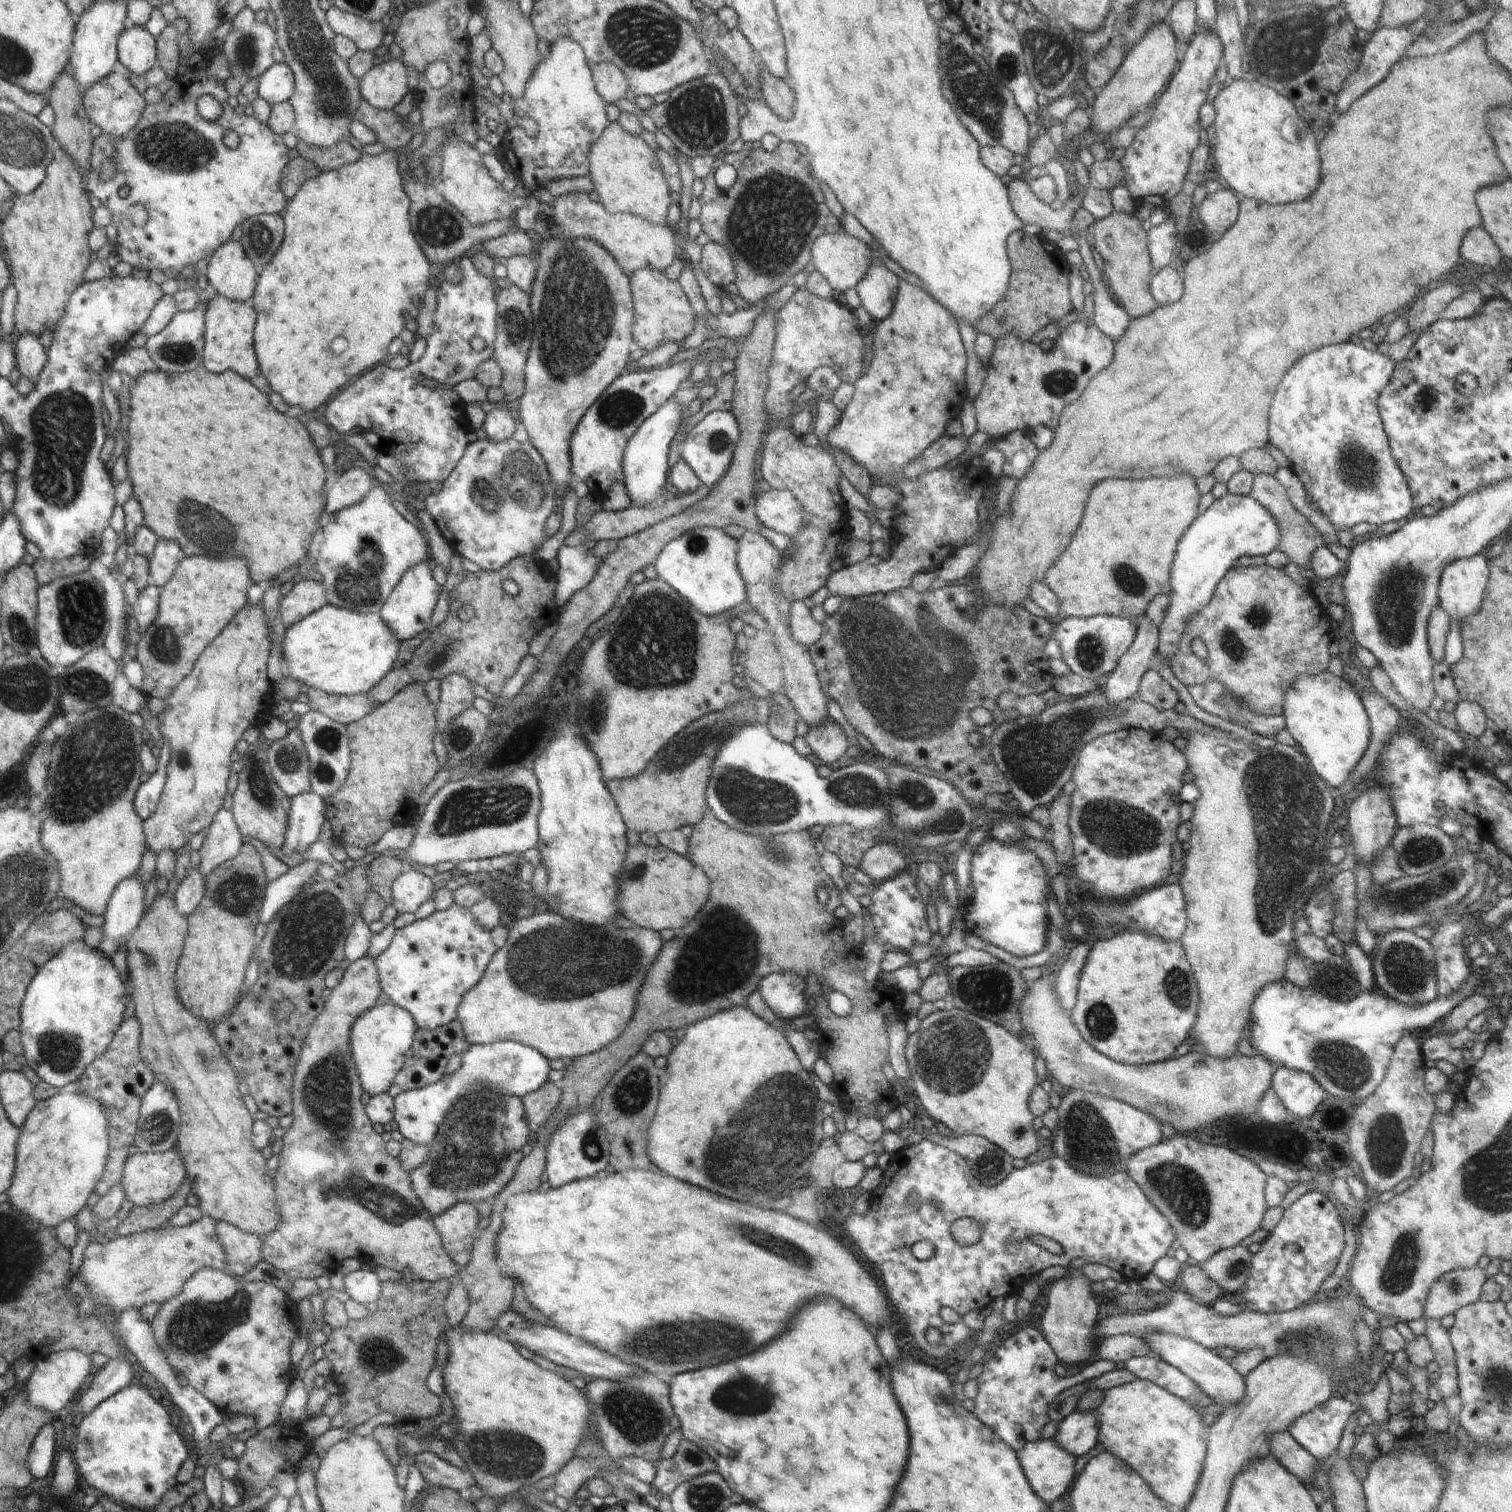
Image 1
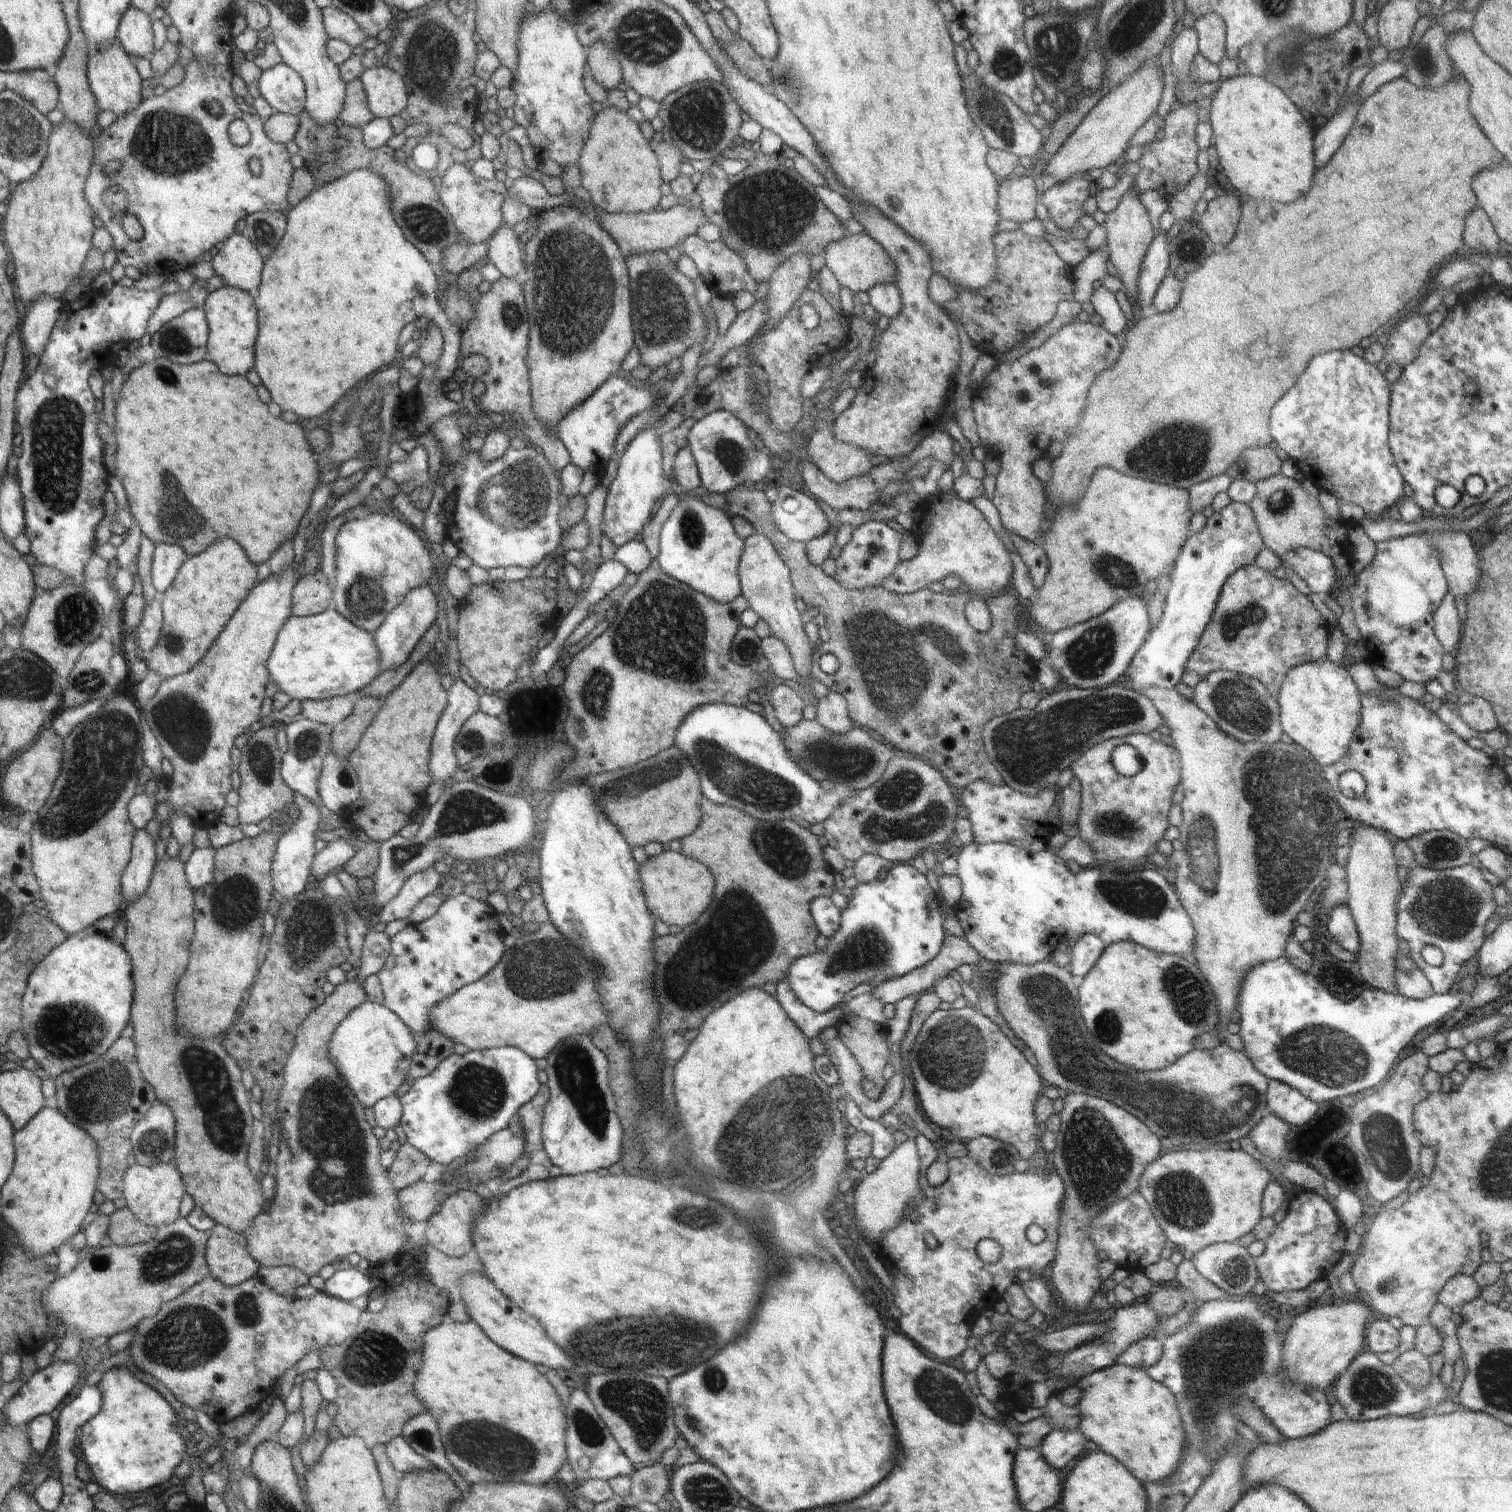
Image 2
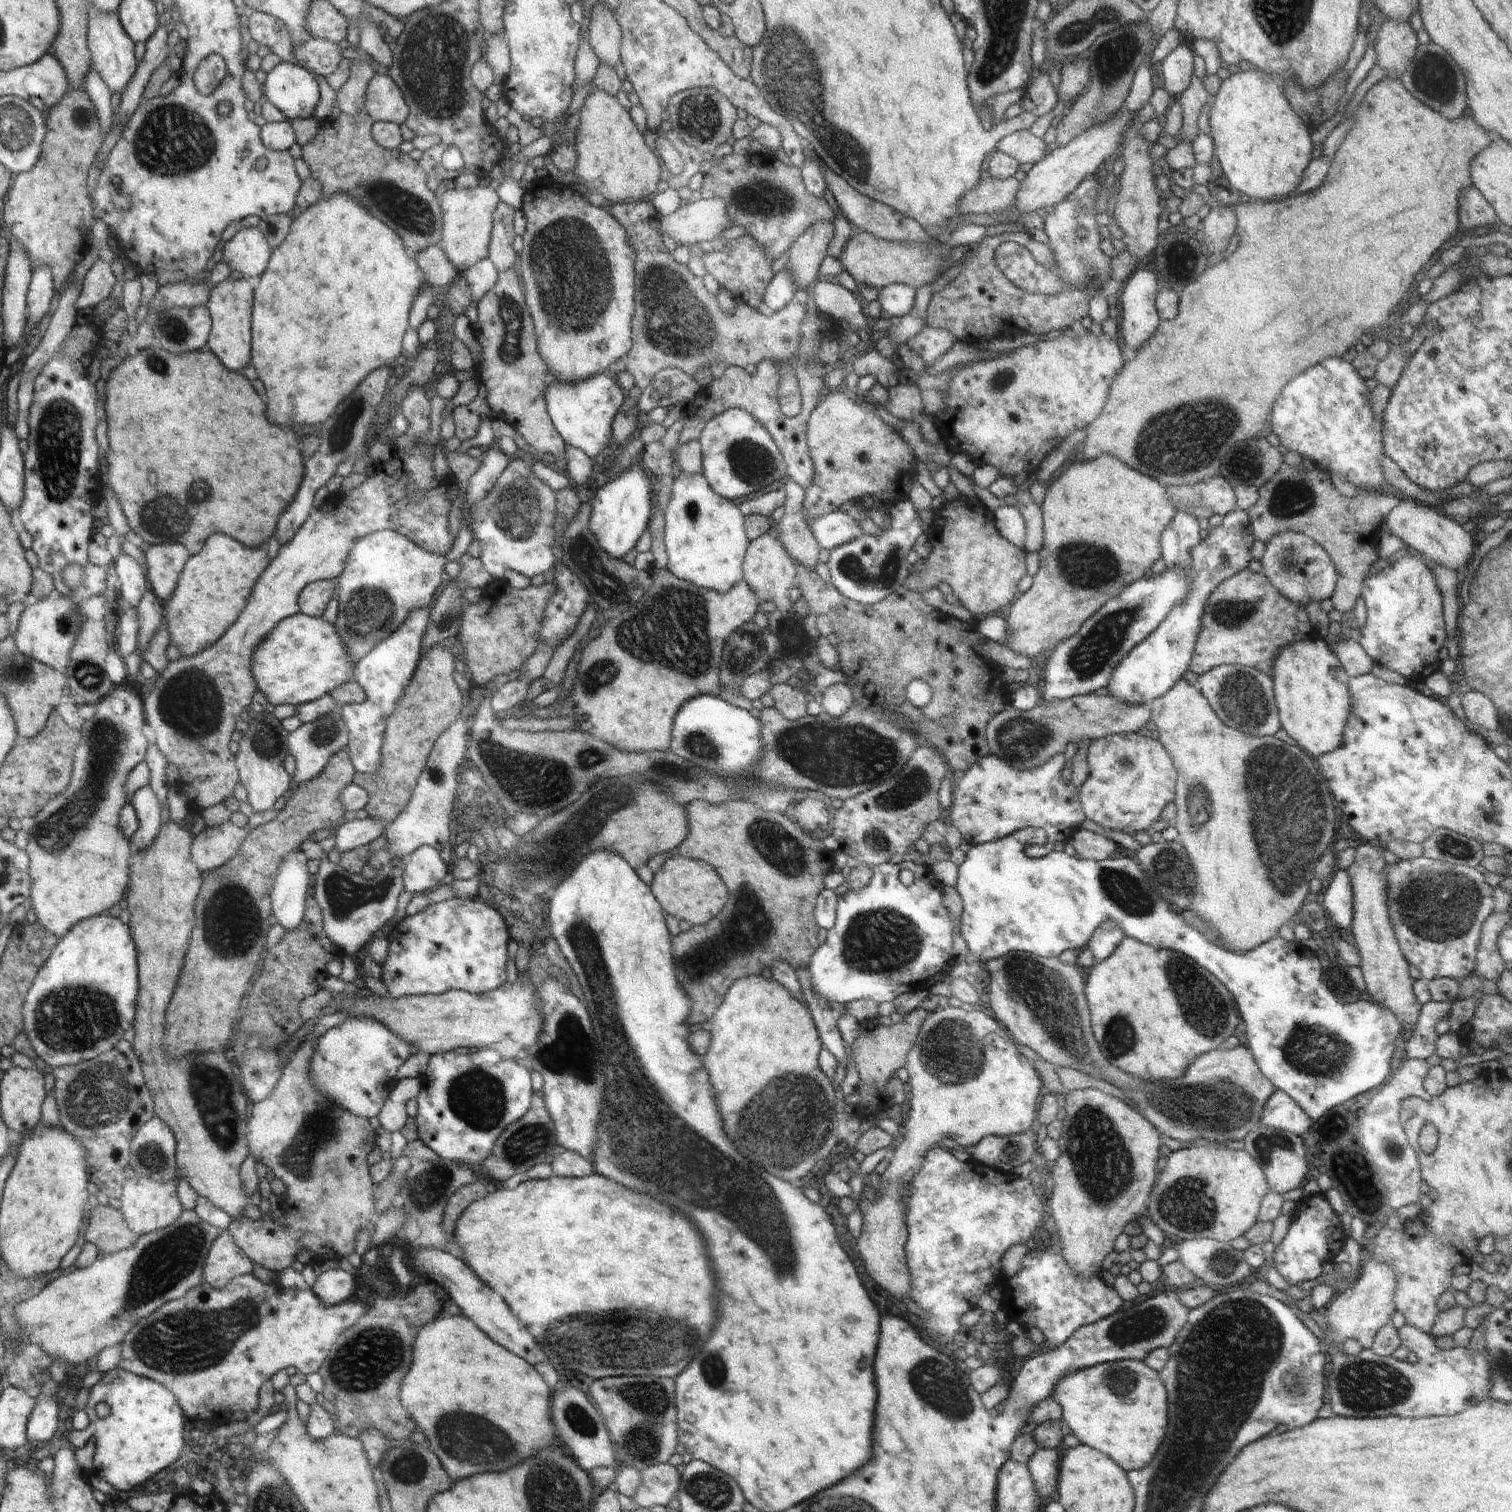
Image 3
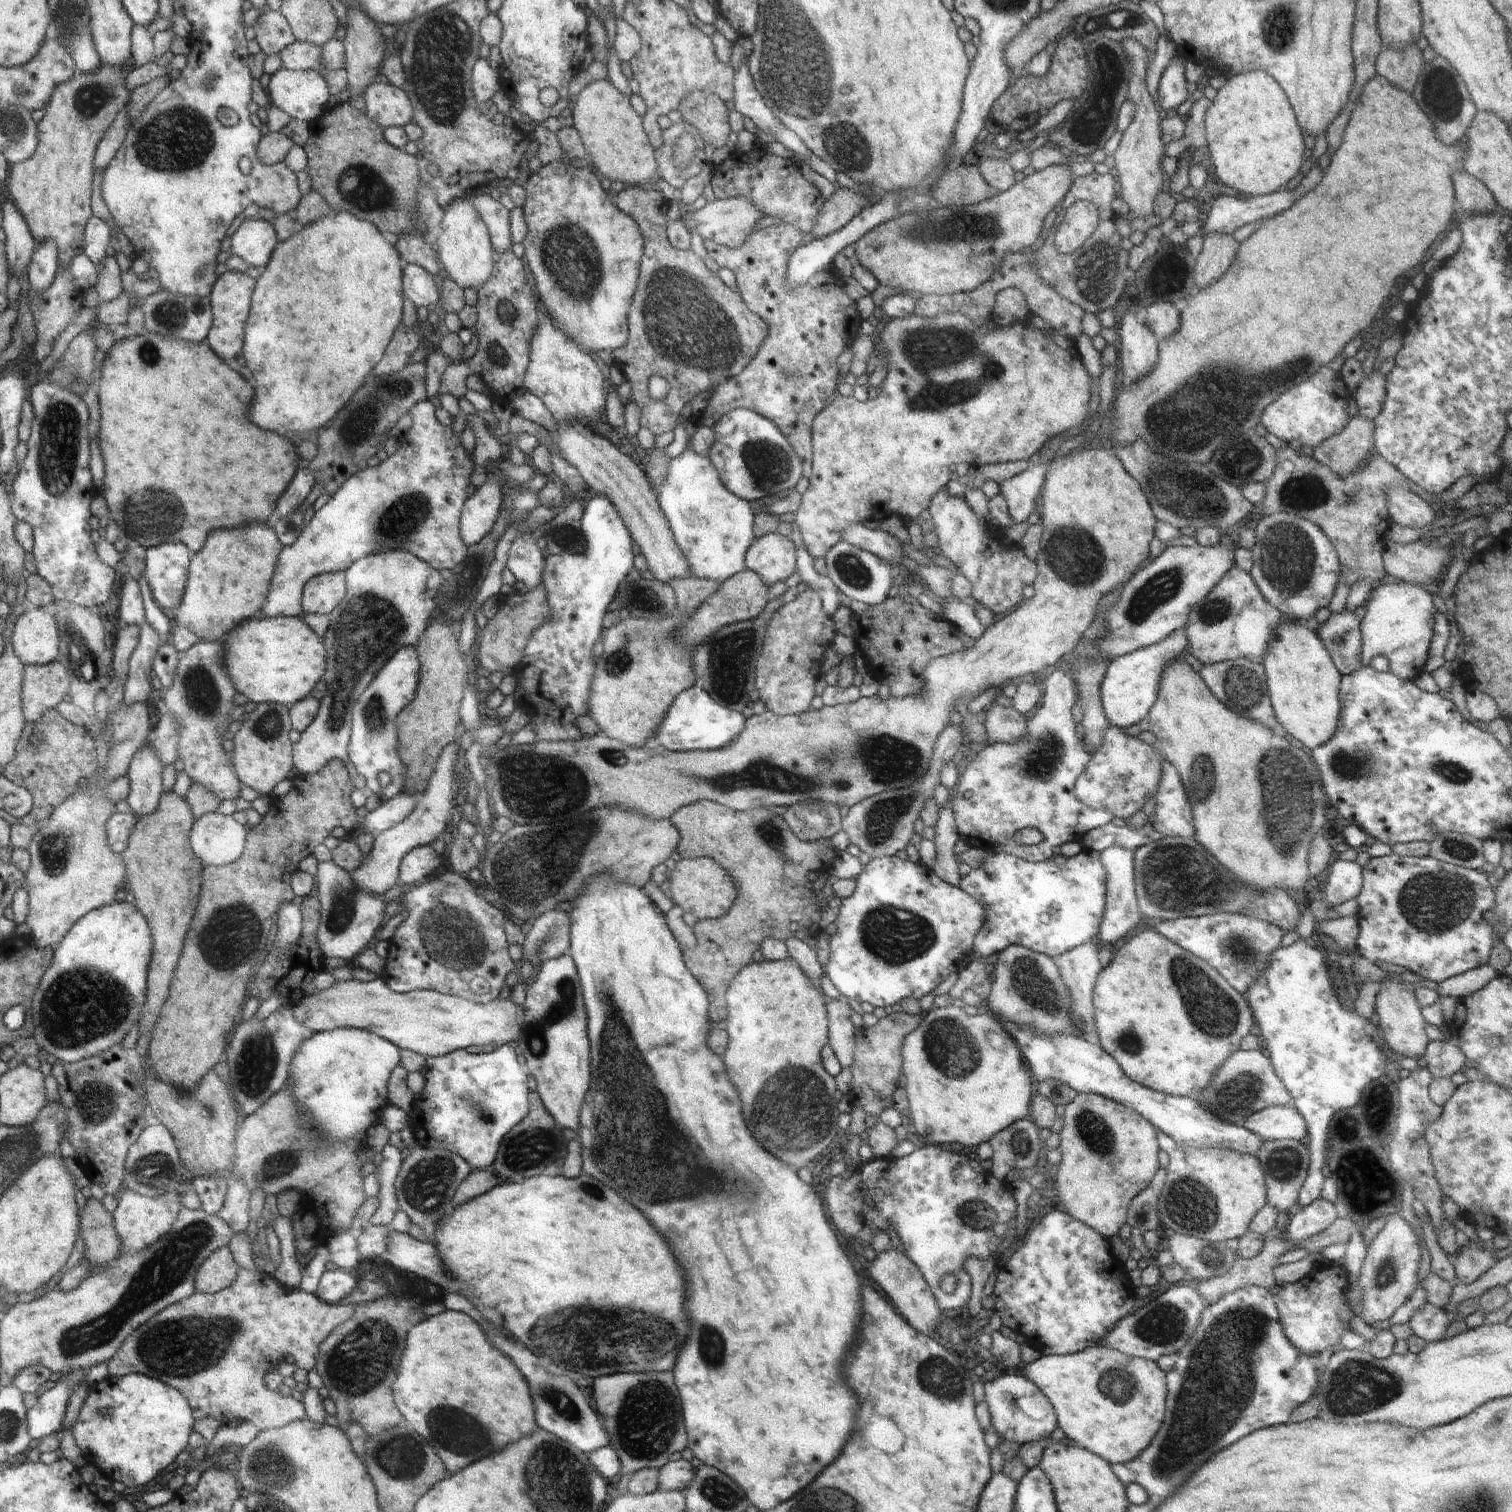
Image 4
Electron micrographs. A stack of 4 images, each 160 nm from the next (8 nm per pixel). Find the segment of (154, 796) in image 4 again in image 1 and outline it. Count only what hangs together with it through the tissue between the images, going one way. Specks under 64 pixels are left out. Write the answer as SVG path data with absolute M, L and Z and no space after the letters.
M136 874L122 882L114 893L106 914L104 926L104 942L99 946L107 956L112 956L116 950L126 945L129 936L138 928L144 916L143 882Z

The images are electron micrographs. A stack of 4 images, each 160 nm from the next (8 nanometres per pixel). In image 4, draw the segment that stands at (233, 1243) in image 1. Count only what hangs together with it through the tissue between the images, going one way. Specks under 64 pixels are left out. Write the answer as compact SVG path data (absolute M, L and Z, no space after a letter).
M230 1246L218 1248L197 1273L197 1292L215 1294L222 1291L237 1281L240 1272L233 1249Z

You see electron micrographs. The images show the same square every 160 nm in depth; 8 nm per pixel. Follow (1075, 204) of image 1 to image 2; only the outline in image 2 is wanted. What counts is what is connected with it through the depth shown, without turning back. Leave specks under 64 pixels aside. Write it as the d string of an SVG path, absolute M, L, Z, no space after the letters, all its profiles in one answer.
M1030 175L1003 179L999 192L998 214L1002 220L1014 220L1021 224L1037 217L1039 199Z

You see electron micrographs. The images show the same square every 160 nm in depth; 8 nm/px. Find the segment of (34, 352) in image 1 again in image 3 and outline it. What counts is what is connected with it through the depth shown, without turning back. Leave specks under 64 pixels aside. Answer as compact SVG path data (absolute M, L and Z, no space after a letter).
M42 267L34 270L33 281L29 292L29 323L31 330L44 320L44 316L52 308L52 300L56 296L56 282L52 267Z

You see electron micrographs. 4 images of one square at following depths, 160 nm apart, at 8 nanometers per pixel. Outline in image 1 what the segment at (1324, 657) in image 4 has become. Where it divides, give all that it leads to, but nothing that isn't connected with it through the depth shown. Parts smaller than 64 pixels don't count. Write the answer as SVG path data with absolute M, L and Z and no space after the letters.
M1329 670L1306 673L1286 691L1283 702L1285 728L1297 742L1296 746L1308 756L1318 776L1334 788L1345 786L1371 737L1366 709L1353 687L1344 677L1334 676Z

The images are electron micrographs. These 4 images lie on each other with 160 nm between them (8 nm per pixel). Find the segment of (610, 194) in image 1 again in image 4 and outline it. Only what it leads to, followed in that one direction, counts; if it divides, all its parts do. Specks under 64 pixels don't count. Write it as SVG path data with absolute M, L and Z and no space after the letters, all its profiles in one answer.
M608 79L590 82L578 94L573 108L574 127L588 152L588 160L607 183L619 181L625 186L638 186L658 180L658 162L644 130L644 118L634 112L630 100Z

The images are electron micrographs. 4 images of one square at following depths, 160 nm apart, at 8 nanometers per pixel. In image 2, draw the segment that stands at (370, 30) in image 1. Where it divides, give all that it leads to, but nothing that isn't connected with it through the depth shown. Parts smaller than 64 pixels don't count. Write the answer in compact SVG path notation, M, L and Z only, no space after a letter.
M331 4L322 9L323 24L330 39L344 41L358 46L366 39L366 32L349 14L334 8Z

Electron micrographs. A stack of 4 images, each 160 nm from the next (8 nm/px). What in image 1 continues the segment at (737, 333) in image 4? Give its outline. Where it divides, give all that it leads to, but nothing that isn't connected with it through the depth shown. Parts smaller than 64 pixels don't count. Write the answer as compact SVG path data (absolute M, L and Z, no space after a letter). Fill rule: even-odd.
M642 267L631 274L630 290L632 290L637 321L633 326L632 334L639 348L650 352L668 341L681 343L692 334L695 327L695 312L677 280L668 278L658 269ZM800 288L777 312L773 359L767 368L769 385L765 394L767 414L774 423L788 420L792 413L790 392L820 367L843 367L842 379L854 383L862 370L862 336L852 310L842 306L842 299L824 300L806 288Z

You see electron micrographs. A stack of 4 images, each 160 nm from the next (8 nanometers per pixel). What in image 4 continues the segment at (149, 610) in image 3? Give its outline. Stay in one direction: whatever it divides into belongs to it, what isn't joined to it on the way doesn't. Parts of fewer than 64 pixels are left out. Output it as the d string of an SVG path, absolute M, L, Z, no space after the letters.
M147 621L139 627L138 644L130 658L130 673L125 686L126 706L146 703L155 697L151 685L153 675L152 664L160 648L160 636Z

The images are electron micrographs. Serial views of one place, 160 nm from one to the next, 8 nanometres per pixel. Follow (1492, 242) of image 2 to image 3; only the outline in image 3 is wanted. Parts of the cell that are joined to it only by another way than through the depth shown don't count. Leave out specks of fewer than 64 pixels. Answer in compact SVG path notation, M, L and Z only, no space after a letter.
M1466 188L1462 192L1460 200L1460 224L1466 230L1474 230L1478 226L1494 226L1498 222L1498 216L1494 208L1486 202L1486 198L1474 188Z

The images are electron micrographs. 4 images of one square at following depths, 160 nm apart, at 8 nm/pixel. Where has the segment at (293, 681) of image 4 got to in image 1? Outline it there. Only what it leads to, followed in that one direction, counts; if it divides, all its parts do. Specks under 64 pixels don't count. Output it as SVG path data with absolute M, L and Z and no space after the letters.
M331 605L286 628L282 642L284 676L335 695L366 694L388 672L400 644L378 613L357 613Z

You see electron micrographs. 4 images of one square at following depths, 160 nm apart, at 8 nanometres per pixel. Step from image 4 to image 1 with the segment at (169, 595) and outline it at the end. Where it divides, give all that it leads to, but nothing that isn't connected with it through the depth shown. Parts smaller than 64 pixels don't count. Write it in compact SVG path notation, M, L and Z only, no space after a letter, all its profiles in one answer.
M158 538L149 560L151 584L165 587L177 570L178 563L185 557L177 542Z

